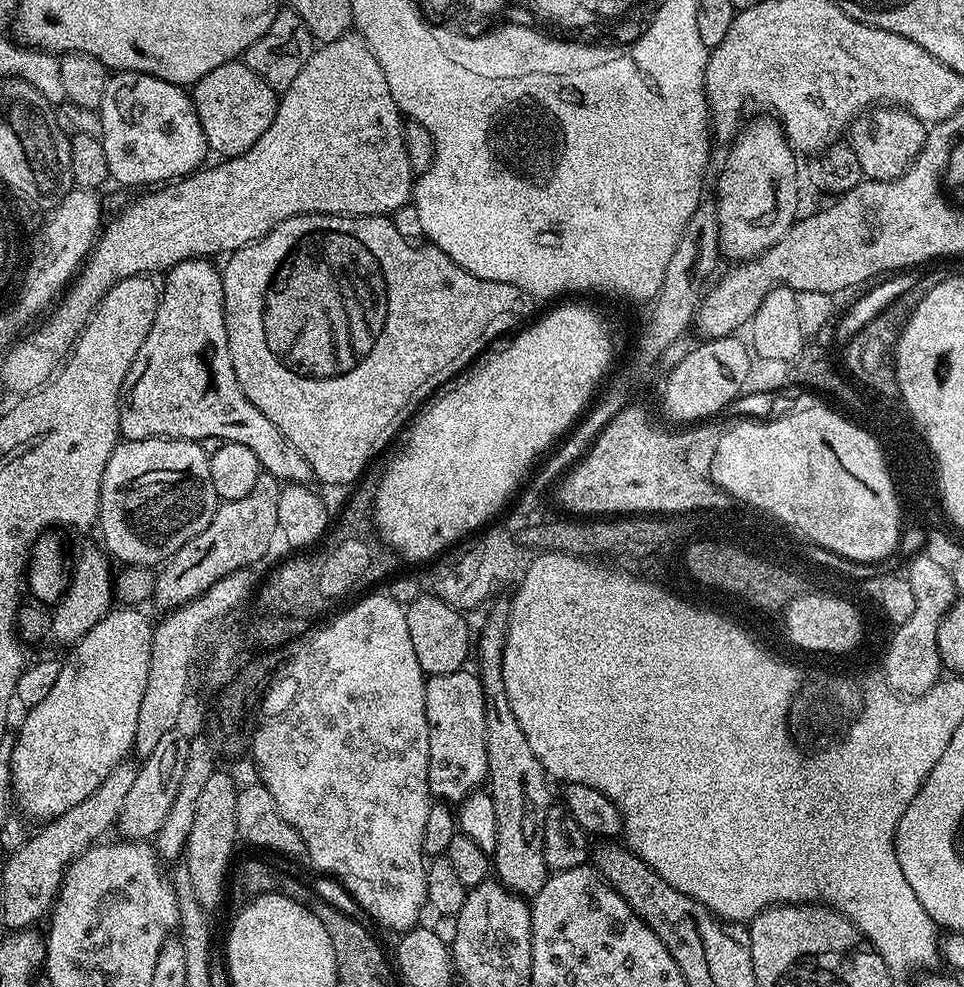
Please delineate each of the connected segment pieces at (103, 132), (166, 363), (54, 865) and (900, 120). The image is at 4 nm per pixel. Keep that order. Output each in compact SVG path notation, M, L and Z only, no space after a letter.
M116 72L108 77L98 115L98 135L106 150L108 175L120 184L160 186L165 182L175 182L182 176L192 175L205 163L204 155L209 155L210 149L202 134L202 122L198 122L192 97L179 84L162 82L153 76L141 76L138 72Z
M208 258L183 260L178 262L178 266L169 268L163 277L163 280L165 279L164 288L162 284L159 289L160 301L158 302L158 310L154 314L154 326L150 326L150 334L146 334L146 342L142 342L142 350L138 350L138 358L134 358L134 362L126 374L124 387L120 394L121 437L124 440L155 440L163 438L165 440L194 440L197 442L216 440L212 442L241 444L257 456L261 469L267 475L273 476L274 479L281 482L311 485L314 477L310 470L310 462L306 462L306 458L302 458L302 454L298 454L298 450L294 450L294 446L288 441L286 434L282 434L282 430L278 430L278 426L274 426L274 422L270 422L270 418L266 418L266 414L262 414L262 410L258 410L258 406L254 406L254 402L250 402L250 398L246 398L246 394L234 374L234 362L230 358L230 346L228 345L226 322L224 321L224 278L221 269L219 267L215 268L212 264L215 263Z
M132 758L121 760L110 774L106 774L106 782L102 782L90 798L82 798L82 802L70 806L66 814L37 827L40 829L33 836L31 833L19 848L11 849L9 856L12 857L4 864L4 920L13 924L13 929L31 929L51 913L68 867L77 856L103 841L109 835L107 832L119 825L122 806L126 806L126 793L133 788L134 778L138 778L137 761Z
M876 106L851 125L850 148L857 156L863 175L870 180L897 180L916 161L928 137L928 128L899 106Z

